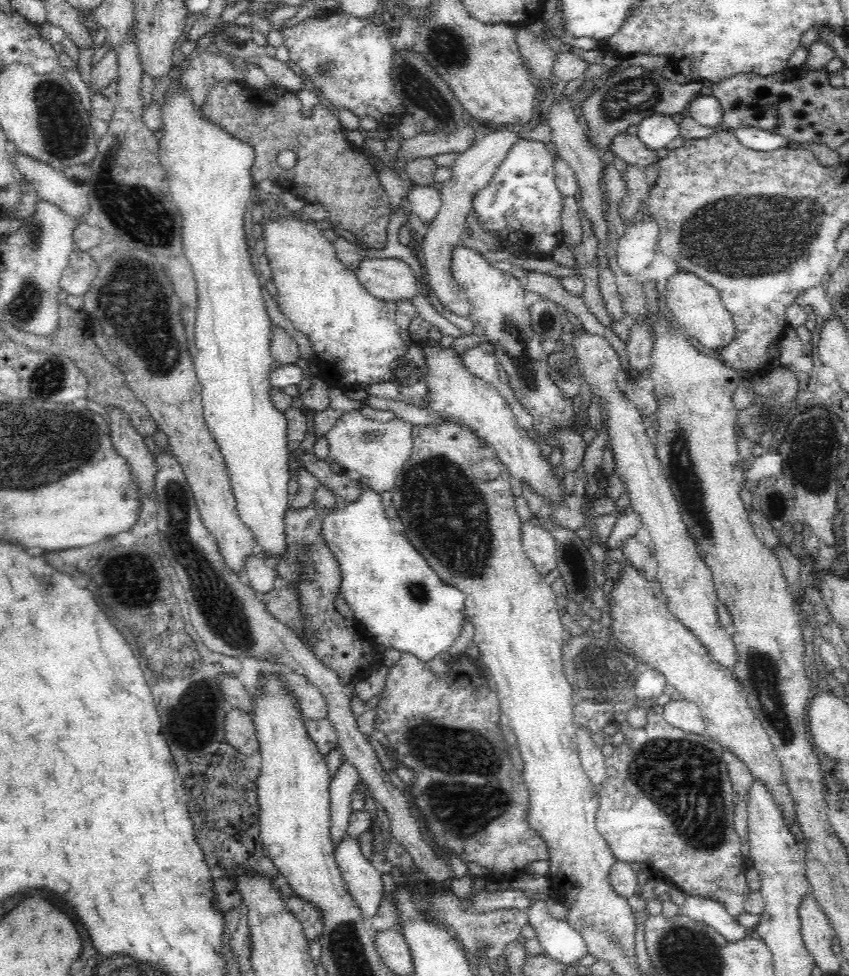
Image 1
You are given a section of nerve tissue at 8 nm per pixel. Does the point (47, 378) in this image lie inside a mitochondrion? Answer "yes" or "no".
yes

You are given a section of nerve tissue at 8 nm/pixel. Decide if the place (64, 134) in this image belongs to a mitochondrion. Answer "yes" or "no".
yes

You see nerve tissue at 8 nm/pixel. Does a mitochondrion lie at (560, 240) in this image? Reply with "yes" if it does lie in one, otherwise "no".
no

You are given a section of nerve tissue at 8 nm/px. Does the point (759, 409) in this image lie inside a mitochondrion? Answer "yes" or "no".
yes

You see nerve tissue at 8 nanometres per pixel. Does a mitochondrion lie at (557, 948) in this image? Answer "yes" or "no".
no

